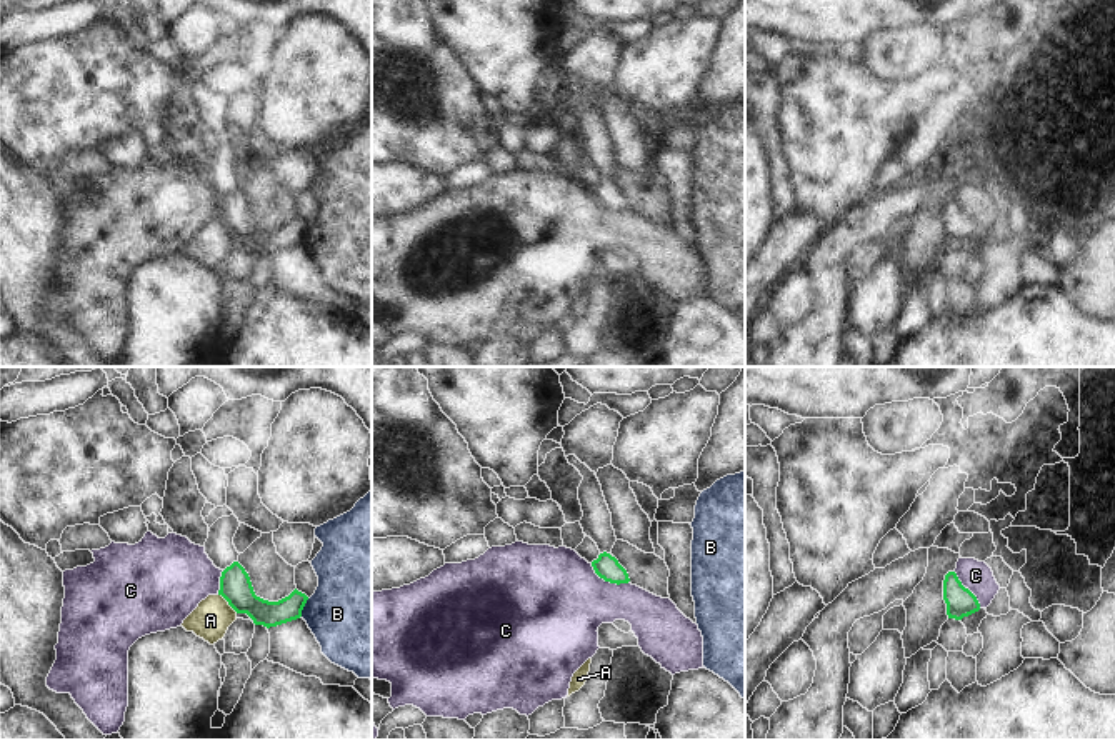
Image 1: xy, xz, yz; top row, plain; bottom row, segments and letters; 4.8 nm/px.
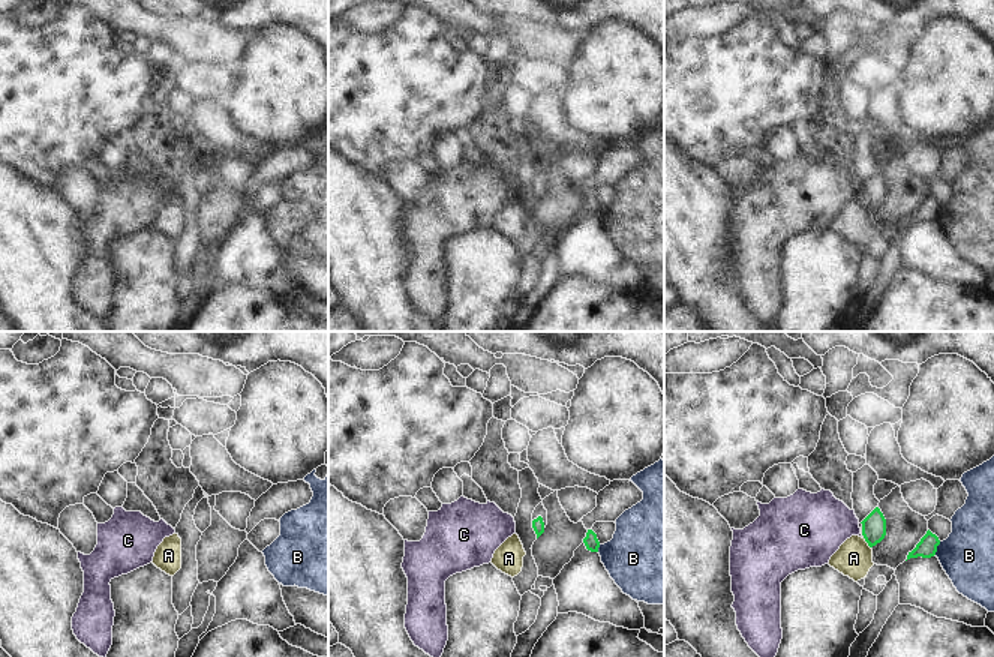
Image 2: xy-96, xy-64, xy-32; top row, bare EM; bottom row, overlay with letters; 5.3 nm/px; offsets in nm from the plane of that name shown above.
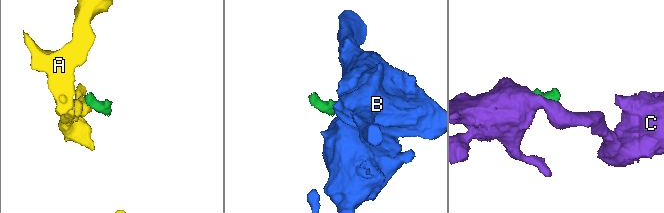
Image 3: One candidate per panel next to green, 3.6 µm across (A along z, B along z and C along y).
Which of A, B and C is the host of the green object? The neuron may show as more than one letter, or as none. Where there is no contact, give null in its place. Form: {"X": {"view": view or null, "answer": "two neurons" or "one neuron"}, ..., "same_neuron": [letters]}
{"A": {"view": "xy", "answer": "two neurons"}, "B": {"view": "xy", "answer": "two neurons"}, "C": {"view": "xz", "answer": "two neurons"}, "same_neuron": []}

